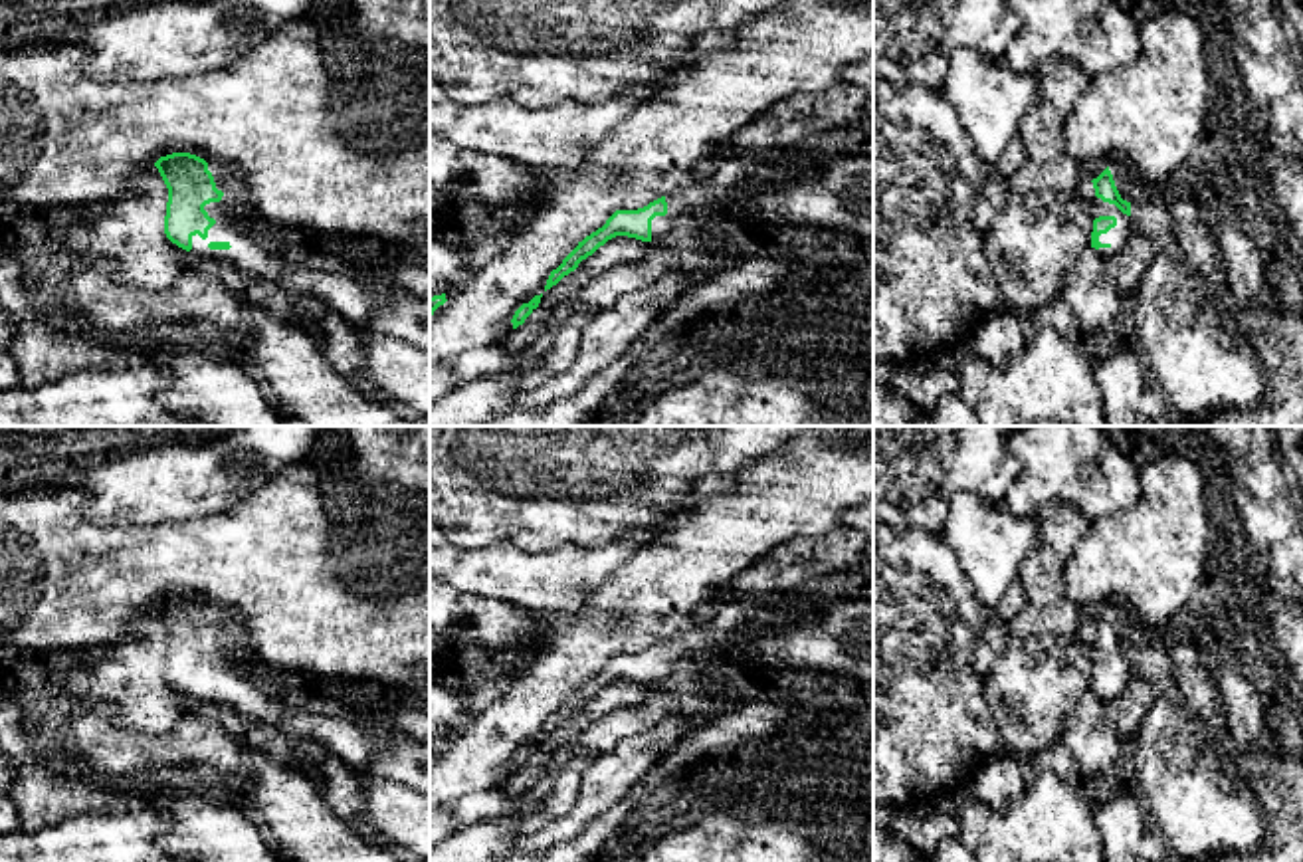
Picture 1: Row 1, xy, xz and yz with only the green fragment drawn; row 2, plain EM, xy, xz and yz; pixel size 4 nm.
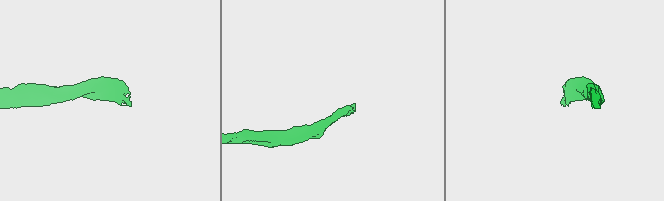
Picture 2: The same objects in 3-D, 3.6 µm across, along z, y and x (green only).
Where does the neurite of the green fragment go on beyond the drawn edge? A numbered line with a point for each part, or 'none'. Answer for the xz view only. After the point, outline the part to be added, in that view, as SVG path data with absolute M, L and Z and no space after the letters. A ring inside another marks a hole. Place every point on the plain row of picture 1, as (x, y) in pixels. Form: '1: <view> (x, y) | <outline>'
1: xz (686, 648) | M820 594L798 596L780 604L770 602L768 606L760 606L756 598L723 602L705 626L687 624L665 638L667 658L652 664L652 686L677 684L689 668L719 656L756 626L802 616L826 602Z

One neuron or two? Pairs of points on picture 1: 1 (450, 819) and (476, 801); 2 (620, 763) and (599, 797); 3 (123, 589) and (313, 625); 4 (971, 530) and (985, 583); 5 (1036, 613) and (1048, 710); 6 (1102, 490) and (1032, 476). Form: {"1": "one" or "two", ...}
{"1": "one", "2": "one", "3": "one", "4": "one", "5": "two", "6": "one"}

